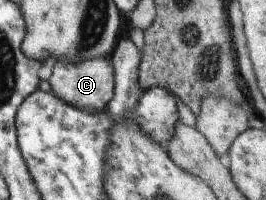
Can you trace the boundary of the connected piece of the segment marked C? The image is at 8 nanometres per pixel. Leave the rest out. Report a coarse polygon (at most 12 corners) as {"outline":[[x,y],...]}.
{"outline":[[110,55],[58,59],[48,82],[77,109],[113,97]]}

